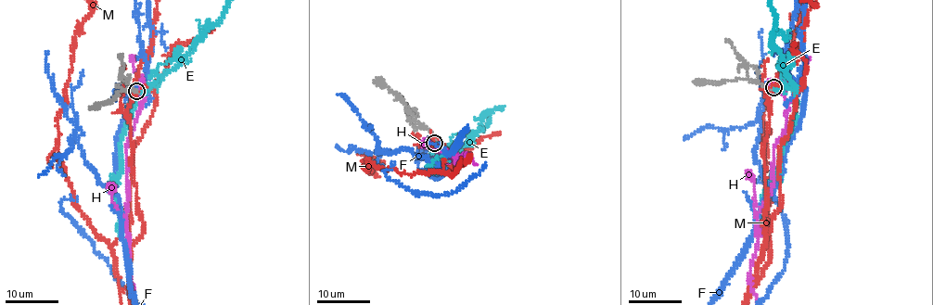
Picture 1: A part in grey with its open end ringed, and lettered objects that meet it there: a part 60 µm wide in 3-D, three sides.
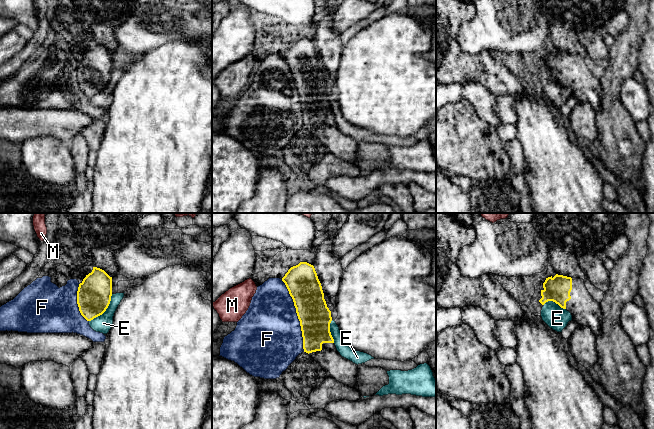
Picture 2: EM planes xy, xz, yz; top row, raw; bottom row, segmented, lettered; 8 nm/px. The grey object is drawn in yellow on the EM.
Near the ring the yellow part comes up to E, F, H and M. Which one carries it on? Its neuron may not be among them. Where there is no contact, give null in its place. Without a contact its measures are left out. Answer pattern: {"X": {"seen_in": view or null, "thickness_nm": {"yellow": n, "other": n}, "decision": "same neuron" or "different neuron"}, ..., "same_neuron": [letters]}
{"E": {"seen_in": "xy", "thickness_nm": {"yellow": 280, "other": 140}, "decision": "different neuron"}, "F": {"seen_in": "xz", "thickness_nm": {"yellow": 260, "other": 480}, "decision": "different neuron"}, "H": {"seen_in": null, "decision": "different neuron"}, "M": {"seen_in": null, "decision": "different neuron"}, "same_neuron": []}

